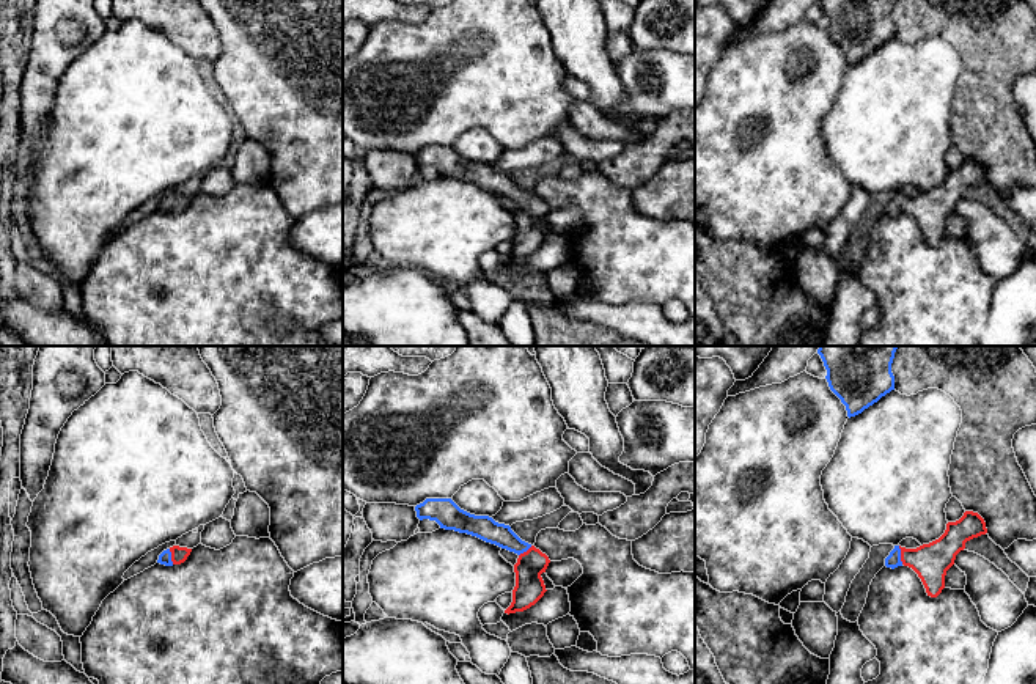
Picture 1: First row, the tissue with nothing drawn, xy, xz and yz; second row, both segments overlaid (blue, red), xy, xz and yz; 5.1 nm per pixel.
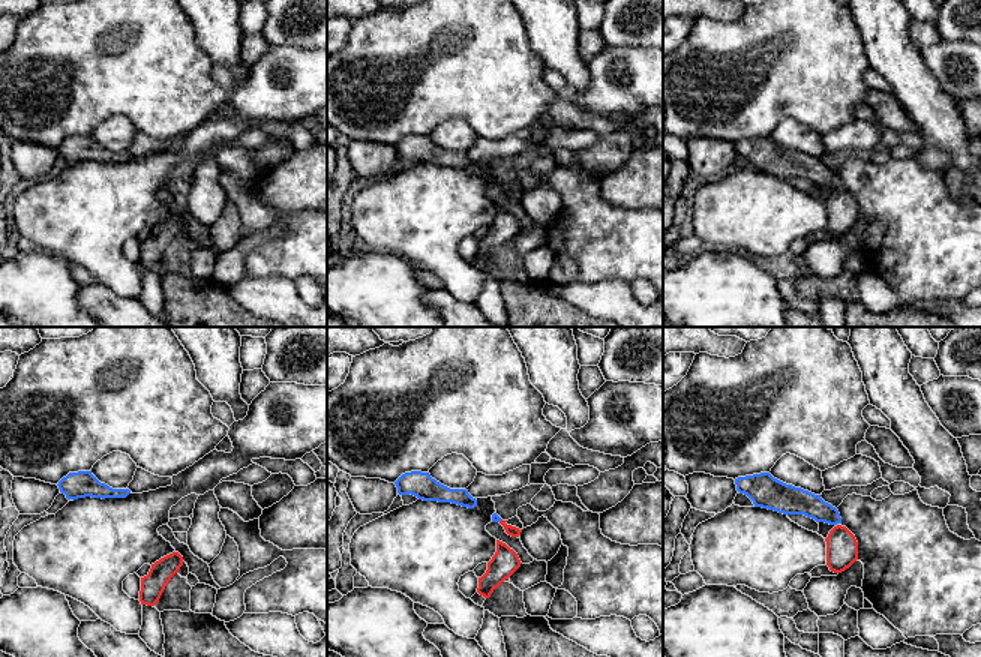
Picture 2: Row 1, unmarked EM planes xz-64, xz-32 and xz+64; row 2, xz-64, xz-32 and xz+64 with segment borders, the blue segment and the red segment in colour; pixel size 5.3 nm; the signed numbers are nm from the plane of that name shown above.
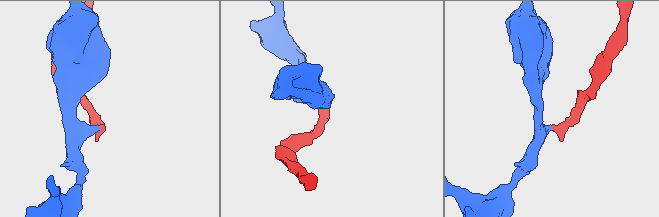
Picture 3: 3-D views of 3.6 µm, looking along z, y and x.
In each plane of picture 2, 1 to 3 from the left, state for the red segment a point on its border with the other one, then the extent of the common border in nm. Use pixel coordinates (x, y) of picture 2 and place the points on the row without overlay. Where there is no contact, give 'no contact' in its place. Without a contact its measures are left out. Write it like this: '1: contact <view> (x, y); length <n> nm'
1: no contact
2: no contact
3: no contact

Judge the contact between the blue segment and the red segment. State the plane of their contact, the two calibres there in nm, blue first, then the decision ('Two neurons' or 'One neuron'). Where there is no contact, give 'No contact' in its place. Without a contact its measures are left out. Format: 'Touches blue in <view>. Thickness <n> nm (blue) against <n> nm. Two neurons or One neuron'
Touches blue in yz. Thickness 80 nm (blue) against 190 nm. One neuron

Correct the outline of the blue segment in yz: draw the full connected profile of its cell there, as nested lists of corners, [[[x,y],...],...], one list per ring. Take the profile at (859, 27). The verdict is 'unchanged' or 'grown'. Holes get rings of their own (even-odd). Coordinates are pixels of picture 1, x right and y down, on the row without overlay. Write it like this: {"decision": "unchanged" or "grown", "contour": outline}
{"decision": "unchanged", "contour": [[[817,0],[827,17],[830,38],[855,64],[895,38],[895,0]]]}

